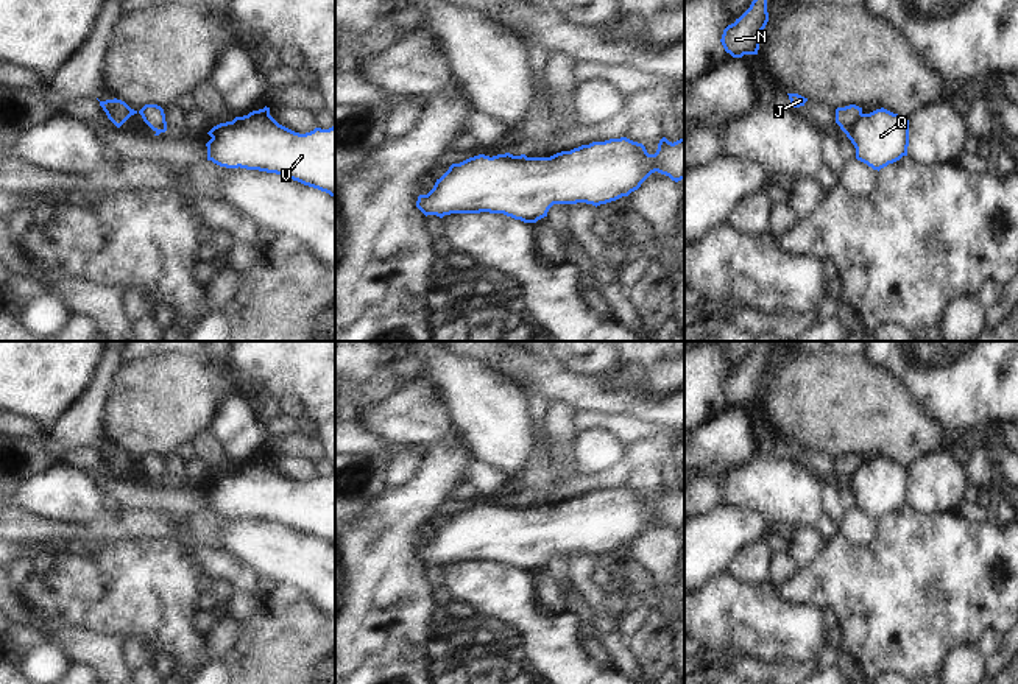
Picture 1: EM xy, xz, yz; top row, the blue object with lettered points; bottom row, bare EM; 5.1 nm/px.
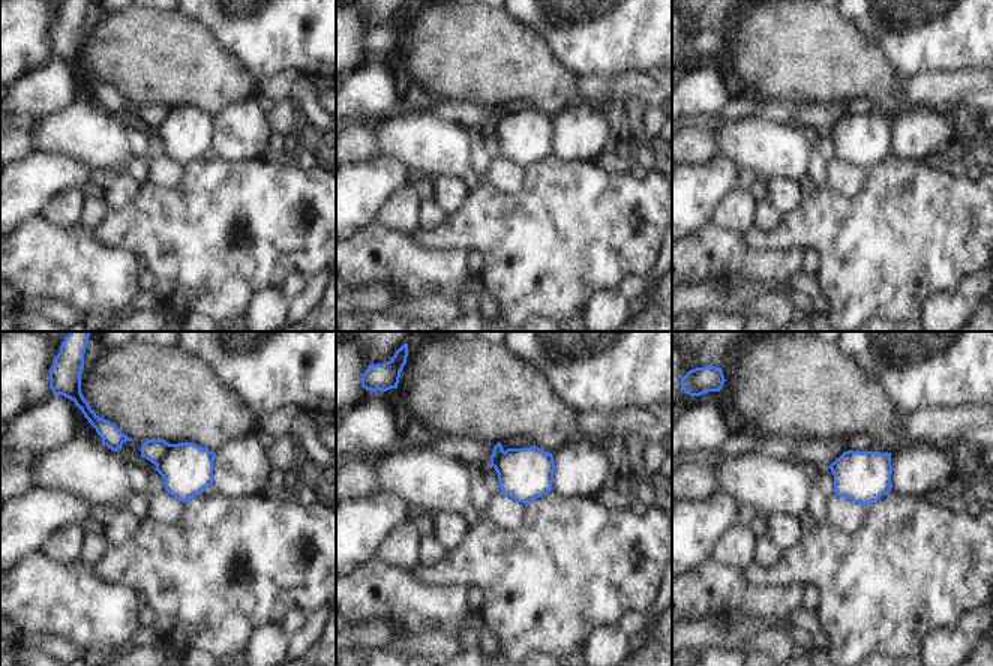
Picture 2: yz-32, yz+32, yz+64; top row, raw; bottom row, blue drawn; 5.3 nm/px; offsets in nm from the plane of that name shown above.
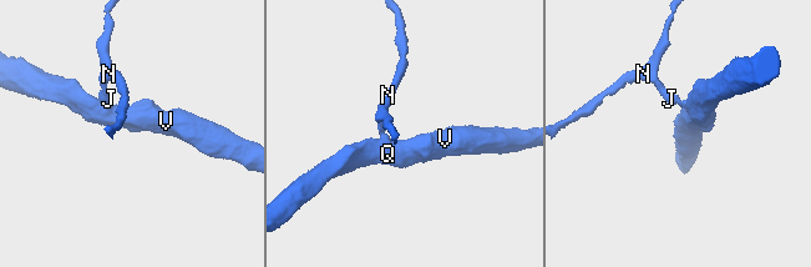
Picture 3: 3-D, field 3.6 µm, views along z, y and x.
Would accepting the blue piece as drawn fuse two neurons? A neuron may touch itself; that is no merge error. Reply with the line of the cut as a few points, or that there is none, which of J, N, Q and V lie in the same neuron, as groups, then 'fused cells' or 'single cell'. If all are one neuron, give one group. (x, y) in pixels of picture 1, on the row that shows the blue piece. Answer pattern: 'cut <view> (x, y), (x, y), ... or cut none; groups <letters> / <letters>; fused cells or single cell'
cut yz (862, 114), (845, 133); groups J N / Q V; fused cells

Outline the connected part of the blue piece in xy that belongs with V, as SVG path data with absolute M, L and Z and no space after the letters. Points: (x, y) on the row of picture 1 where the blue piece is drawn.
M270 108L253 111L235 117L232 122L220 123L207 132L212 139L206 143L207 160L226 168L246 168L282 175L287 179L318 189L335 198L335 126L329 129L315 128L299 134L279 125Z

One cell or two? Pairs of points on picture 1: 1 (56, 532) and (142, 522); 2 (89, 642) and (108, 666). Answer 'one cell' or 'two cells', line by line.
1: one cell
2: one cell

